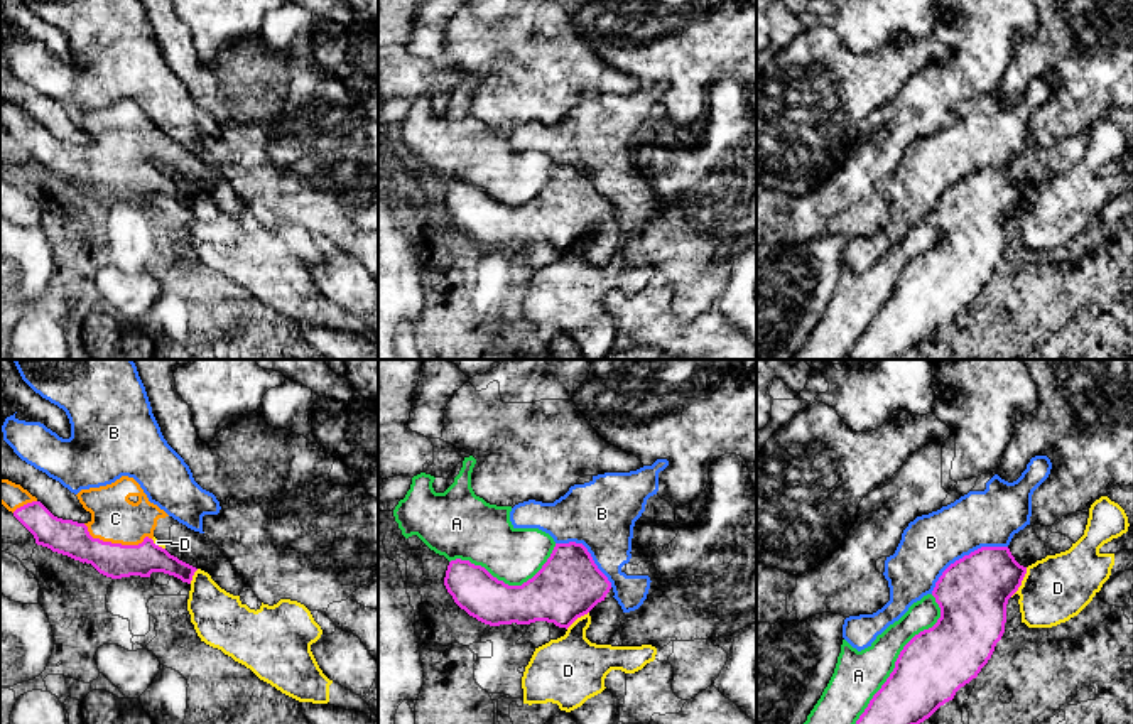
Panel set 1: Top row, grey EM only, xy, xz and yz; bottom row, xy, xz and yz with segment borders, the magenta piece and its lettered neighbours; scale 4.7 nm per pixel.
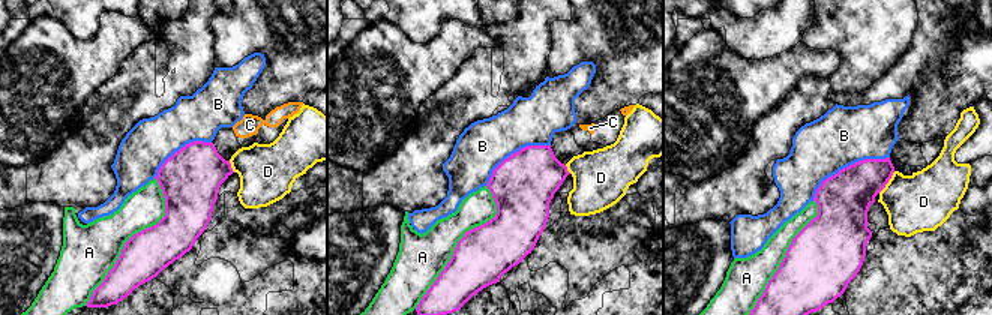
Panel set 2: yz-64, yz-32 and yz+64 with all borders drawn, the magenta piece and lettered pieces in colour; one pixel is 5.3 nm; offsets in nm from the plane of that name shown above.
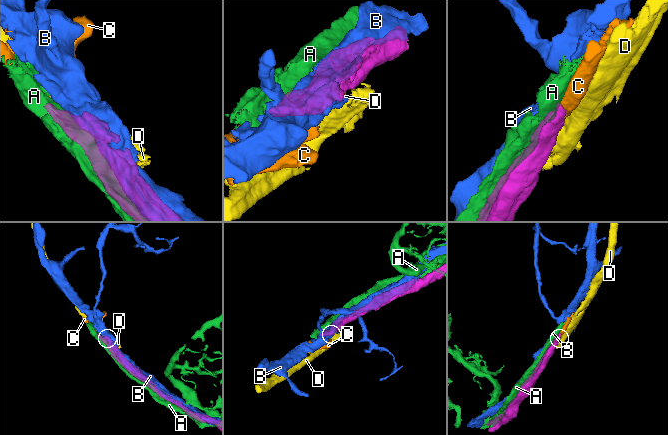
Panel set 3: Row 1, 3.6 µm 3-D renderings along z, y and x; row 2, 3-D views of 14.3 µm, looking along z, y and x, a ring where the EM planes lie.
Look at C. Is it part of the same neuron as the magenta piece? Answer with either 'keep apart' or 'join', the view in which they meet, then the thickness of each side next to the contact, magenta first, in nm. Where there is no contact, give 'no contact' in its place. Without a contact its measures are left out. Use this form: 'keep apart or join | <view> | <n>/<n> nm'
join | xy | 170/220 nm

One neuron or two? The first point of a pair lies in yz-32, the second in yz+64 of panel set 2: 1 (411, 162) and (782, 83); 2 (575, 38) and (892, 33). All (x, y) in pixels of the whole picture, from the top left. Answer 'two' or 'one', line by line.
1: two
2: two

